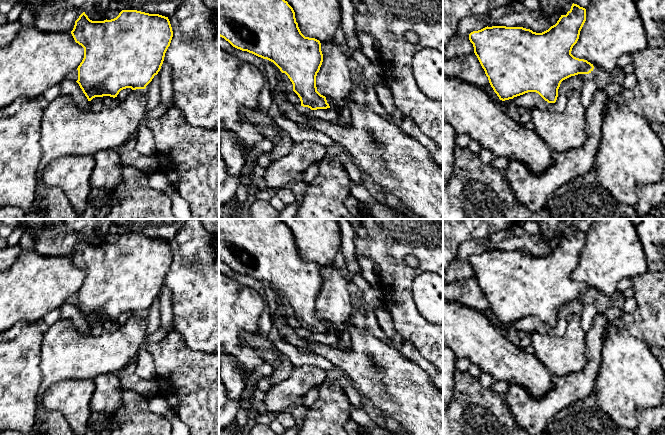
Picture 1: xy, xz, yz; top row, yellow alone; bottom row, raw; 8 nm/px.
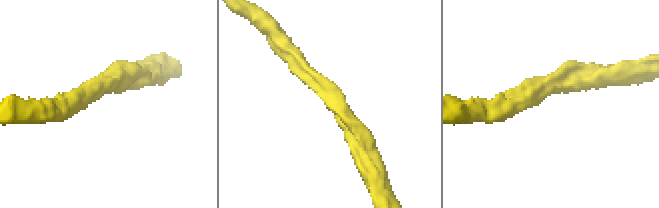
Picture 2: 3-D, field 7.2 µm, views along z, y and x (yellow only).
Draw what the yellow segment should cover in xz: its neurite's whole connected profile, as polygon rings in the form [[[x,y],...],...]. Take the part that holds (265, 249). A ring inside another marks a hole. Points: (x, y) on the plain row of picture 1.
[[[219,219],[219,260],[237,273],[273,286],[292,306],[301,330],[311,334],[330,332],[326,321],[316,311],[316,300],[323,286],[321,267],[301,257],[293,232],[280,219]]]

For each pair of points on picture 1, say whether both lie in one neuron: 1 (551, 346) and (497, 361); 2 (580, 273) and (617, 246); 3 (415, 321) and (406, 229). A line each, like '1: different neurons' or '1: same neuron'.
1: different neurons
2: same neuron
3: same neuron

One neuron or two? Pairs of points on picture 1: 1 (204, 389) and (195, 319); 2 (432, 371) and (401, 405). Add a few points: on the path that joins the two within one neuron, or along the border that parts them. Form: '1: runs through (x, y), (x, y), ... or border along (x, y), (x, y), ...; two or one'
1: border along (181, 336), (191, 348), (208, 354); two
2: border along (411, 361), (417, 364), (430, 377), (432, 382); two

